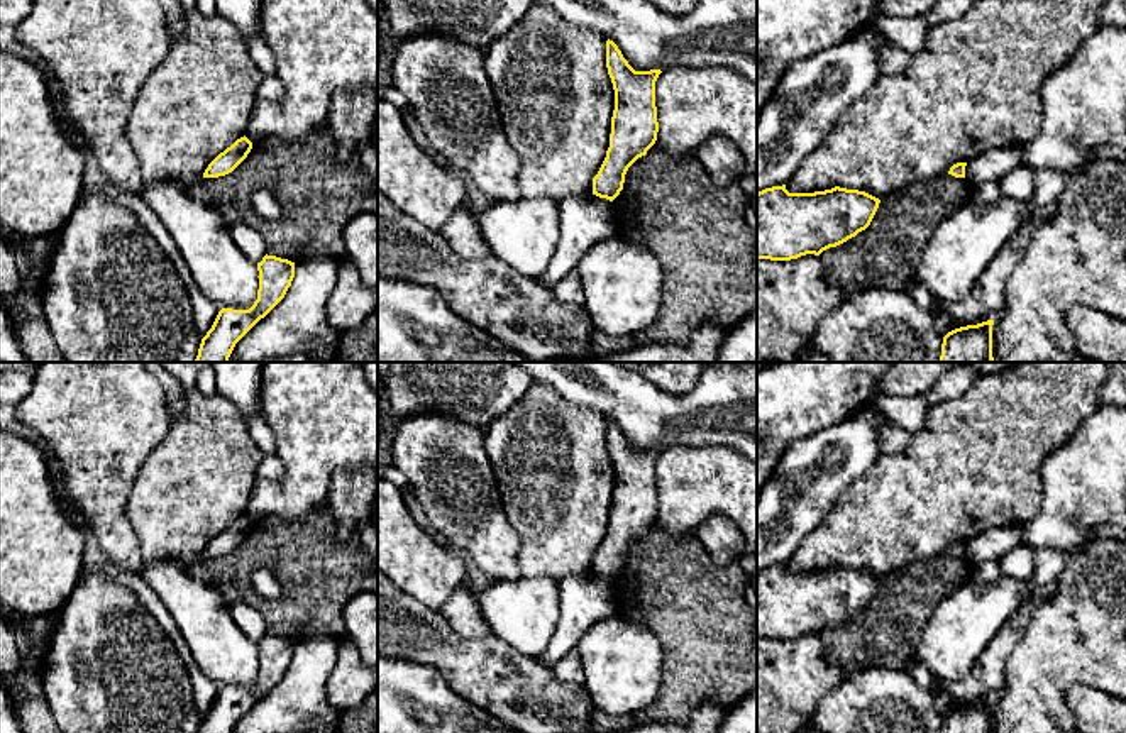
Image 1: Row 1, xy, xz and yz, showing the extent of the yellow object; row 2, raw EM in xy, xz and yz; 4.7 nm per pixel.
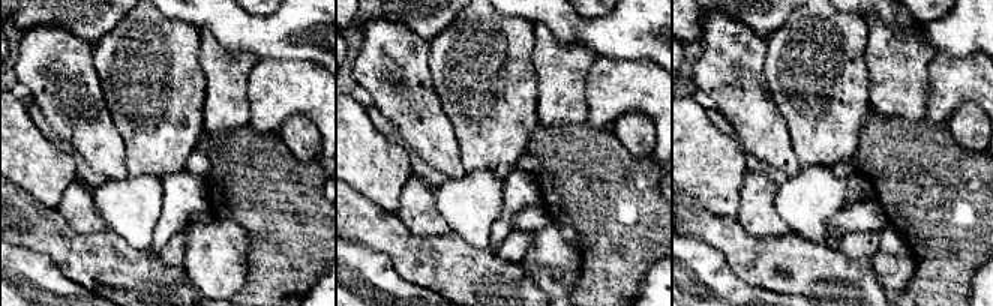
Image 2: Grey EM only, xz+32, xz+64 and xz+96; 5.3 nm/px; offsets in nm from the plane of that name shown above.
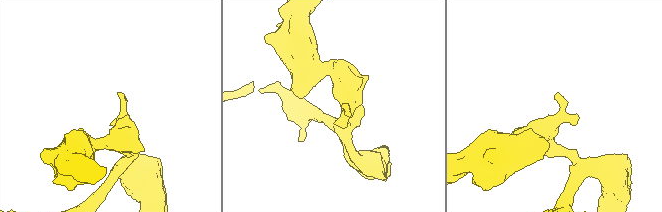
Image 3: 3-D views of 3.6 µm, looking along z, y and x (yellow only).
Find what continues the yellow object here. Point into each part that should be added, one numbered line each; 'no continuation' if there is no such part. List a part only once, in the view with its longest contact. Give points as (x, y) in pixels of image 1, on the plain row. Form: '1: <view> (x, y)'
no continuation

